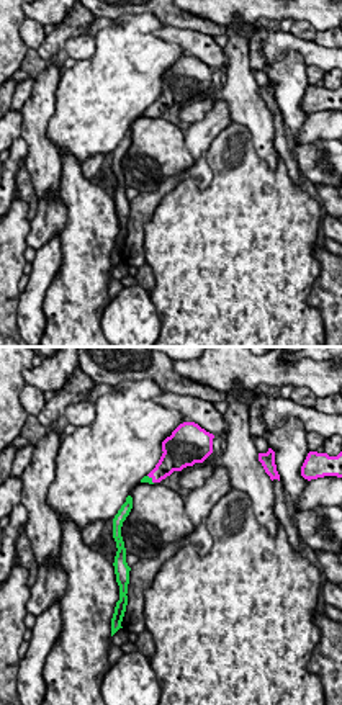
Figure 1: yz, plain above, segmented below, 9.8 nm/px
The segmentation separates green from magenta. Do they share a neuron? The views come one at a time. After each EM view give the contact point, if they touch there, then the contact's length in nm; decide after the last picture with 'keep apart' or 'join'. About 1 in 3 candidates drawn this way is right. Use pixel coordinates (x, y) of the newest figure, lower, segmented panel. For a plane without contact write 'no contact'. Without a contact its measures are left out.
contact (151, 480); length 110 nm

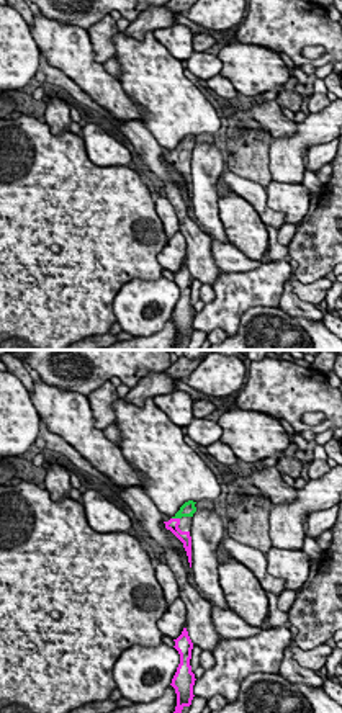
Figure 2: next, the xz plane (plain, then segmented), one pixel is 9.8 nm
contact (175, 517); length 80 nm

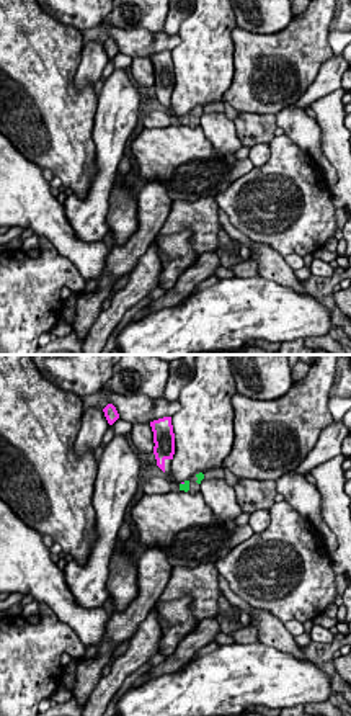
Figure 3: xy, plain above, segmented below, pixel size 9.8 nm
contact (185, 483); length 50 nm

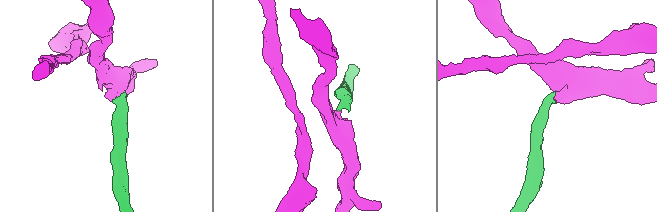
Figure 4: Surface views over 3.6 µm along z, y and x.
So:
join

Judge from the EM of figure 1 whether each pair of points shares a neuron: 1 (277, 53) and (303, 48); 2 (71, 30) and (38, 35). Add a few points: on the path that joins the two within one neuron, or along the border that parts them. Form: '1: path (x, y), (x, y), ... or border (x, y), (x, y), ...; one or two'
1: path (283, 46), (296, 46); one
2: border (46, 36), (36, 49); two

